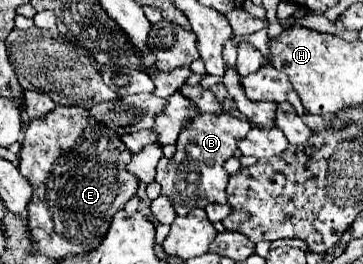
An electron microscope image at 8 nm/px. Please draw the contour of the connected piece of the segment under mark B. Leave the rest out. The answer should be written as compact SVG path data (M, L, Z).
M226 112L196 116L194 120L190 120L186 128L182 128L178 136L178 144L176 144L176 154L172 158L162 158L156 168L156 180L162 184L162 194L166 194L172 200L178 214L186 216L192 208L206 208L206 204L226 204L228 202L226 200L226 180L230 178L230 174L224 170L224 162L232 158L232 154L236 152L236 142L242 140L250 132L250 128L252 124L248 120L240 120Z

